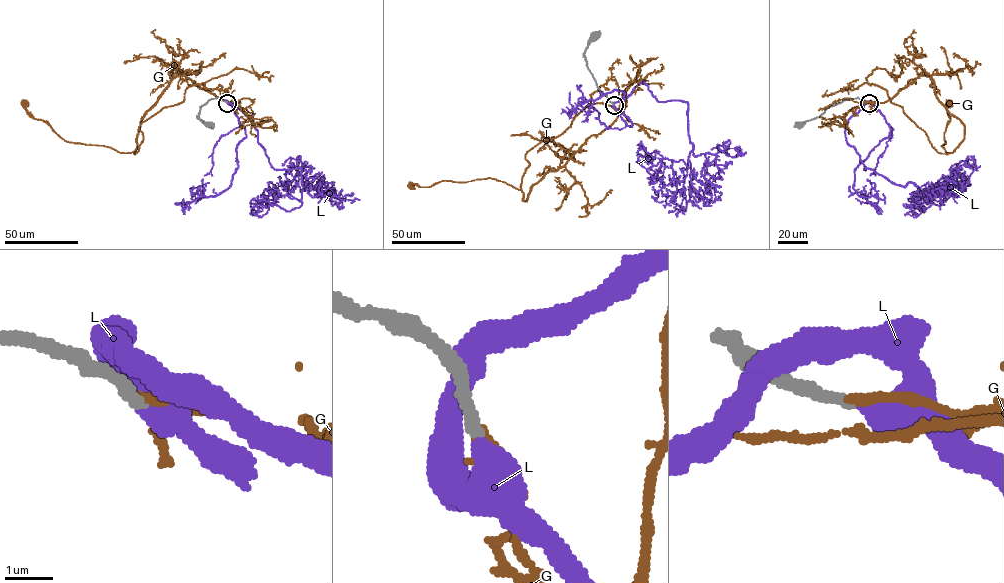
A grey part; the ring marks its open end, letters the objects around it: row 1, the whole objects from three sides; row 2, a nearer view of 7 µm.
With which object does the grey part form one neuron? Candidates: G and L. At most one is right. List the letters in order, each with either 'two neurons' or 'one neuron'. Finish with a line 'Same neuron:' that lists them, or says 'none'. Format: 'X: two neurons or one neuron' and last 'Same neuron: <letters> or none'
G: two neurons
L: one neuron
Same neuron: L

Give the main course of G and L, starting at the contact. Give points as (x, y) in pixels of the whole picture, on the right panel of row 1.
G: (869, 103), (890, 100), (928, 75), (935, 96), (964, 128), (963, 140), (947, 153), (942, 145), (949, 103)
L: (869, 103), (848, 119), (844, 131), (864, 169), (930, 192), (931, 182), (967, 179), (972, 157), (976, 165)

